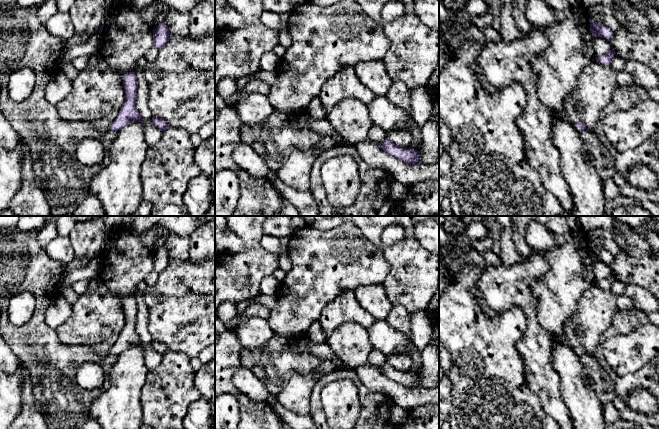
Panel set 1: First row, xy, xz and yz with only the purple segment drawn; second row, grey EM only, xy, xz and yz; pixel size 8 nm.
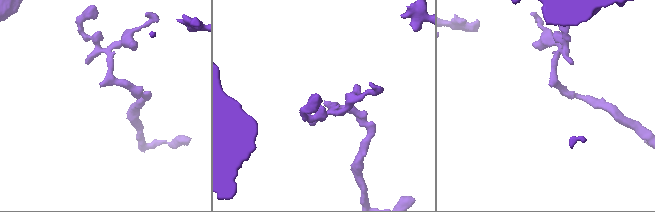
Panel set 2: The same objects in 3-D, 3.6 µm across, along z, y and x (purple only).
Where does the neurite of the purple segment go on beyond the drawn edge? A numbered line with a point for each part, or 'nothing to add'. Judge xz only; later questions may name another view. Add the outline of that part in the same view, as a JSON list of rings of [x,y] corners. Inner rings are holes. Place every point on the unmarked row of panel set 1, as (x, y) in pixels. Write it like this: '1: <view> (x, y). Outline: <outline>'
nothing to add

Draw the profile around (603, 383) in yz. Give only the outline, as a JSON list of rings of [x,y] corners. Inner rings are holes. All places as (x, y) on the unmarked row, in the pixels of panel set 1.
[[[585,353],[580,356],[584,368],[589,372],[594,385],[594,391],[604,407],[608,402],[612,402],[616,395],[616,389],[611,375],[600,365],[594,355]]]

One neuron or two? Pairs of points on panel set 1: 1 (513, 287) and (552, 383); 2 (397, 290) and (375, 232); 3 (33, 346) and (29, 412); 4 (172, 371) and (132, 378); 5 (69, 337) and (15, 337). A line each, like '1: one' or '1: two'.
1: one
2: one
3: two
4: two
5: two

